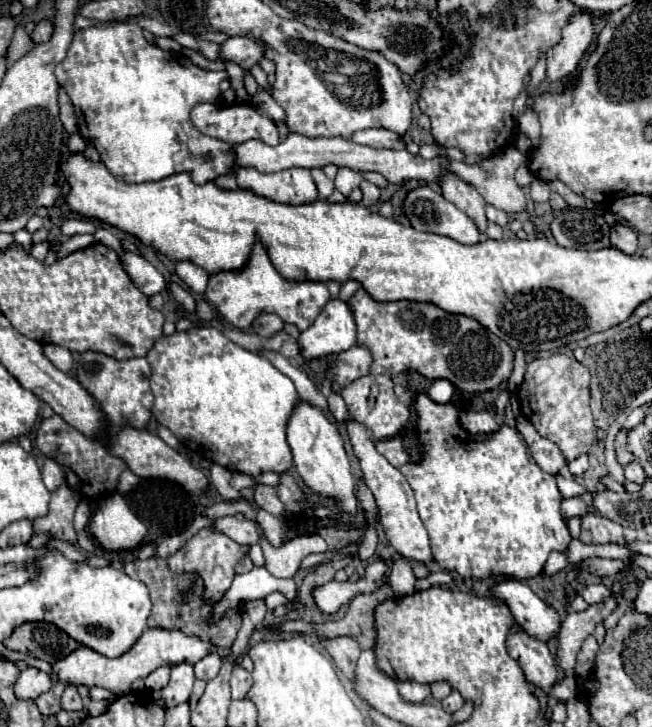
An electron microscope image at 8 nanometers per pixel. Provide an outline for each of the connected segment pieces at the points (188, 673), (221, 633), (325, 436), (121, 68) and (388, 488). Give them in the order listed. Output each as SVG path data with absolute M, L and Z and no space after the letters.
M191 664L173 666L169 684L165 688L161 688L159 692L155 692L157 704L163 706L163 708L165 706L173 708L173 706L177 706L181 702L187 702L189 694L191 694L191 688L193 688L193 682L195 682L195 674L193 674Z
M153 556L149 560L137 560L123 568L131 578L137 578L149 586L149 594L153 600L153 612L149 616L151 628L177 628L185 634L195 634L201 638L209 638L217 648L231 648L235 642L237 630L241 628L241 610L233 608L227 610L225 616L217 622L211 622L211 612L215 604L209 604L203 600L203 578L195 572L185 574L173 574L167 560Z
M301 402L295 408L295 412L287 424L287 442L289 442L291 452L293 452L295 468L301 476L301 480L305 482L305 486L311 488L317 496L335 498L341 512L355 516L357 514L355 482L351 476L347 452L343 446L343 436L339 434L337 426L331 424L319 408L311 406L307 402Z
M105 24L77 30L65 60L55 68L59 84L69 92L79 114L79 134L91 142L101 154L107 170L125 182L163 180L171 174L187 172L195 184L207 184L221 174L235 170L235 150L231 144L203 136L189 118L193 106L215 102L221 94L219 84L227 72L211 72L191 64L189 58L177 52L165 52L145 40L137 24Z
M351 420L347 424L347 434L351 438L351 444L353 444L353 450L359 458L359 464L361 464L361 472L363 472L363 478L367 482L367 486L371 488L375 500L377 500L377 506L379 506L379 522L385 530L385 536L389 540L389 544L407 560L415 560L415 562L421 562L421 564L429 564L433 560L433 554L431 554L431 546L429 546L429 536L427 536L427 530L417 514L417 506L415 506L415 496L411 492L411 486L407 484L407 478L395 468L391 466L377 450L375 450L375 444L373 444L373 438L371 434L367 432L367 428L355 420Z

